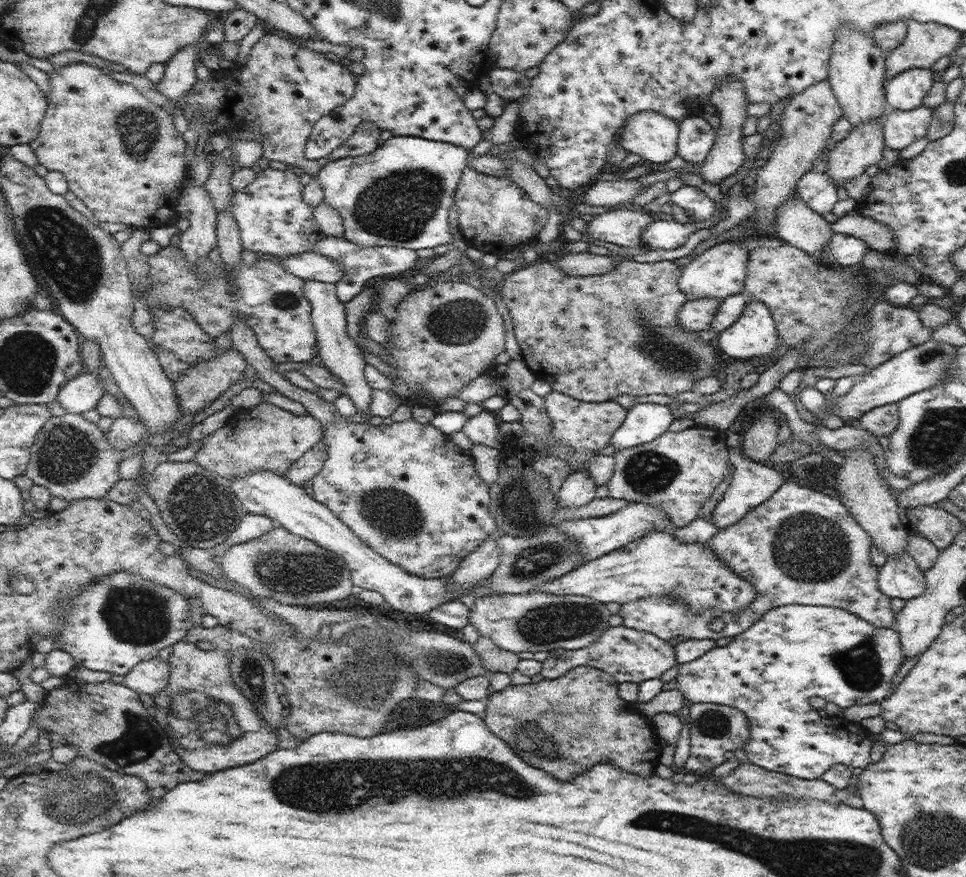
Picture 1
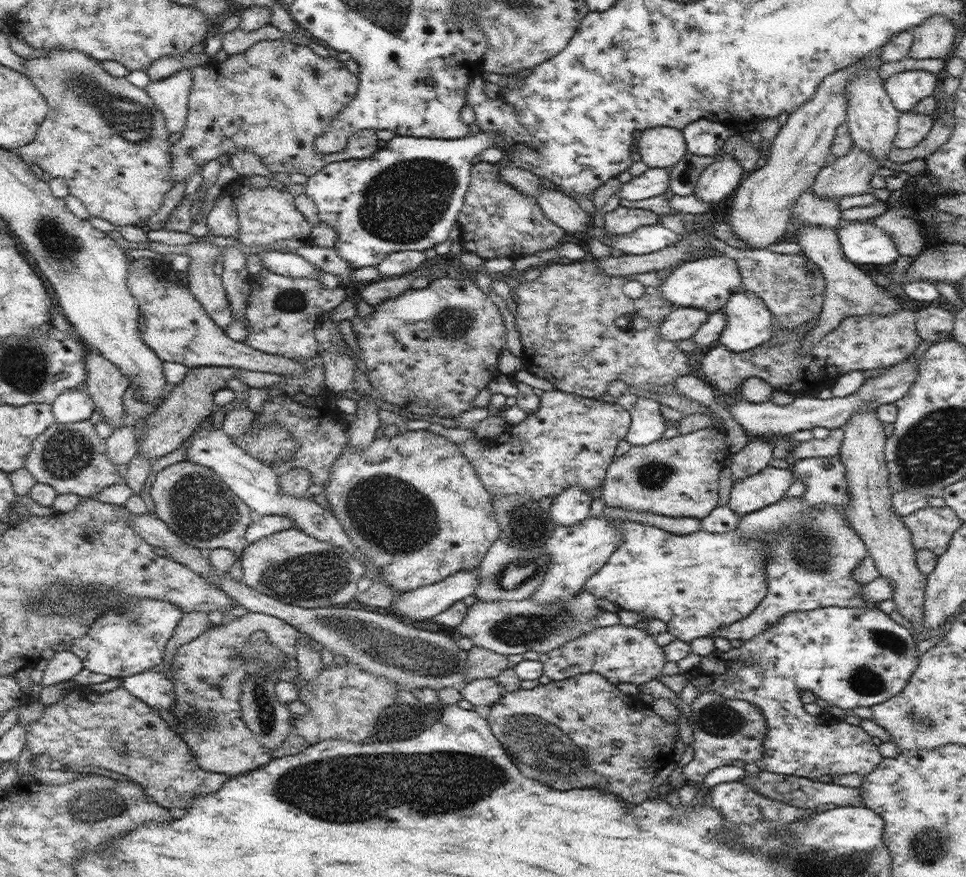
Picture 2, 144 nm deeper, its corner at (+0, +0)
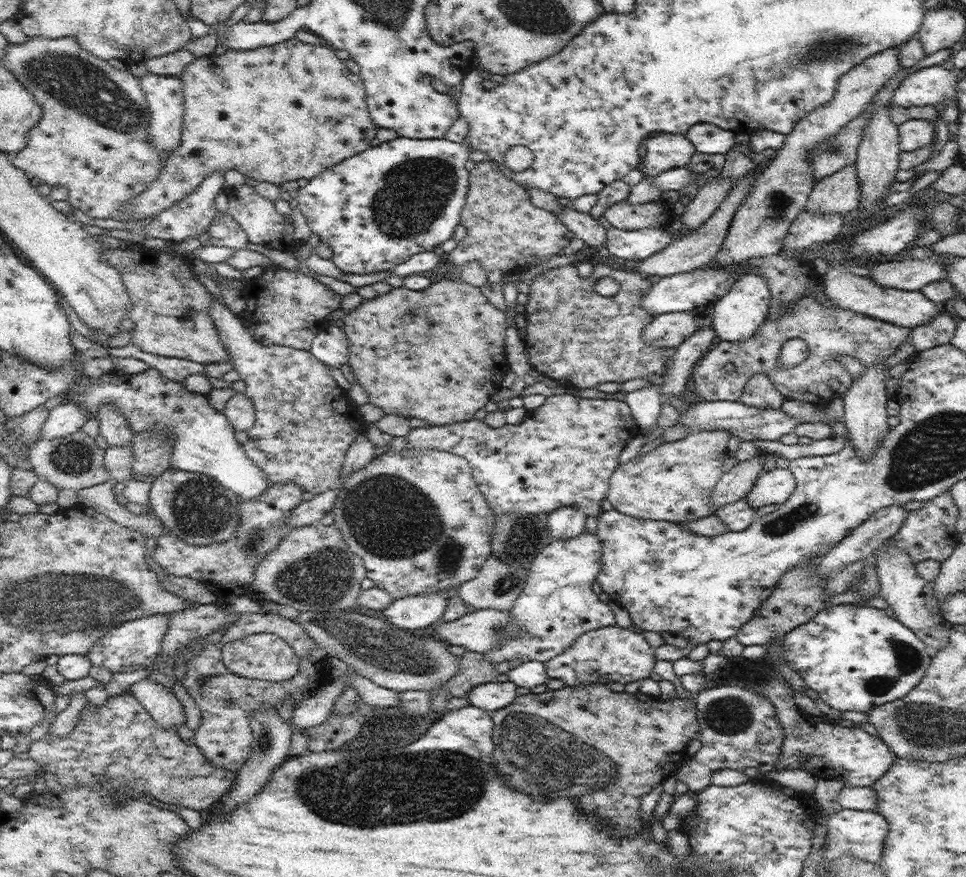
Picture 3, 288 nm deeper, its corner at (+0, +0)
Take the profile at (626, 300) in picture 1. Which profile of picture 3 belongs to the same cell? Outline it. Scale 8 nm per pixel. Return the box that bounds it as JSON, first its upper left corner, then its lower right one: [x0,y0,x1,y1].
[525,262,667,388]

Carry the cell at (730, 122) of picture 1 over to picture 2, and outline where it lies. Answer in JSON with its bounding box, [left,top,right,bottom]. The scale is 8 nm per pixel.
[695,150,745,206]

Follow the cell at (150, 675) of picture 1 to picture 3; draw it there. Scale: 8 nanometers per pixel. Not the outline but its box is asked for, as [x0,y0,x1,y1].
[131,678,185,730]

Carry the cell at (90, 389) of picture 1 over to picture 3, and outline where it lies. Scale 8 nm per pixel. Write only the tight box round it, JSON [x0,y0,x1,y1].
[43,402,89,440]

